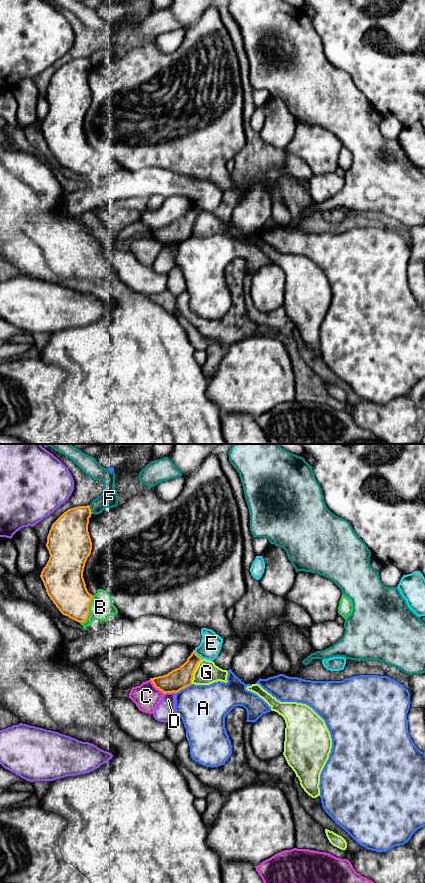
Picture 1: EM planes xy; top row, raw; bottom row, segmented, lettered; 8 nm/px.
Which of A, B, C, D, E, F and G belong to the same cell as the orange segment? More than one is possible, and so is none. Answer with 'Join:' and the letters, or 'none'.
Join: none

